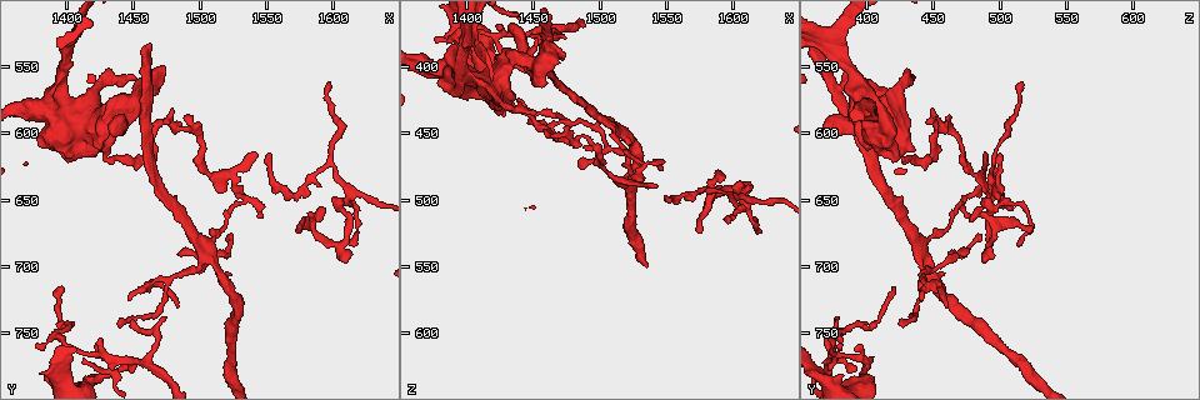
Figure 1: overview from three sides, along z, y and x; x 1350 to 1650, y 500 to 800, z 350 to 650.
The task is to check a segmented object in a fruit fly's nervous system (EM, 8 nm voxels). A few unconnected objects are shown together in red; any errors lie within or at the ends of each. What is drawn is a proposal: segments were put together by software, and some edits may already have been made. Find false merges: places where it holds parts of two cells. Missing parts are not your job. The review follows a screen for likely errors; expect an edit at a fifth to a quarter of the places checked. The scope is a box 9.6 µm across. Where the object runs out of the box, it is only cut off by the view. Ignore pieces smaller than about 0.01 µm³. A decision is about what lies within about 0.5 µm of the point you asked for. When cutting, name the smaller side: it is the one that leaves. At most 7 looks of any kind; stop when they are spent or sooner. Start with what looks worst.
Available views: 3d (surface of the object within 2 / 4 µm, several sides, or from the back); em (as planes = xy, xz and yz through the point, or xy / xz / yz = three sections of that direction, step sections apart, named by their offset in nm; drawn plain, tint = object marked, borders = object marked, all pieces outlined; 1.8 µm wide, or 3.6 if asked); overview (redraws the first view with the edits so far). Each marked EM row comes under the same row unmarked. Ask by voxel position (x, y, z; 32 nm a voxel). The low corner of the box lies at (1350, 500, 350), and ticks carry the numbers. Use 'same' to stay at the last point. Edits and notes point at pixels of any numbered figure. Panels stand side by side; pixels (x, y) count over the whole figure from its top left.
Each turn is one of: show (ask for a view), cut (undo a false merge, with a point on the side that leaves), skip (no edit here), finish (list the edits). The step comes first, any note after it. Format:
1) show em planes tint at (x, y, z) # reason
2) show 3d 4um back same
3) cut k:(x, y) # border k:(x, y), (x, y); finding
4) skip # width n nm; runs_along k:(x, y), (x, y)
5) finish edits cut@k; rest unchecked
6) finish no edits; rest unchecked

show 3d 4um at (1392, 592, 402) # looks like a crossing

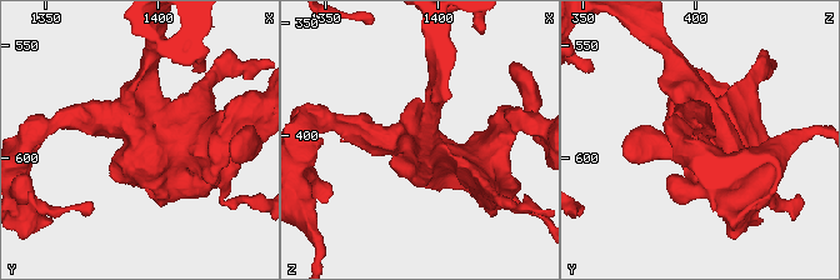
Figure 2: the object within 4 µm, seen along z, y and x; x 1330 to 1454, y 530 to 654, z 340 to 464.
show em planes tint at (1392, 591, 401)

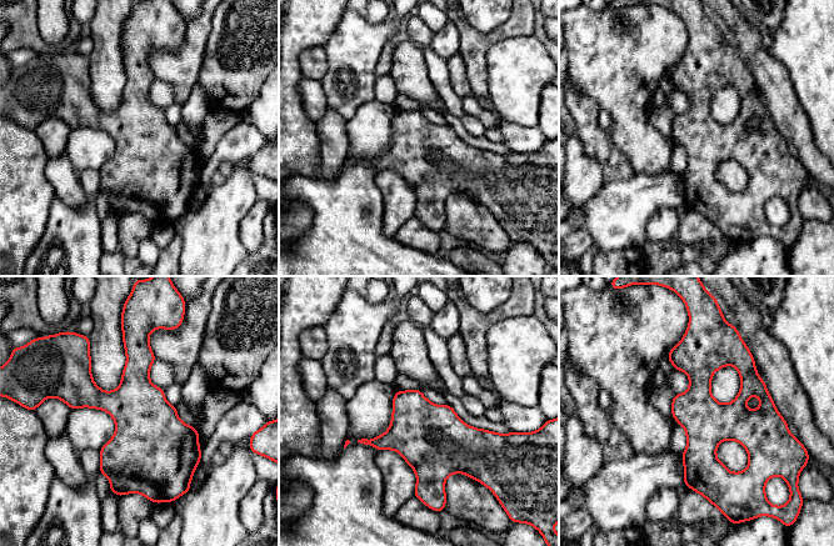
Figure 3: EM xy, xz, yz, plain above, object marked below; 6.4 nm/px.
skip # one cell here

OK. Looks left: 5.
show em planes tint at (1566, 644, 500) # sharp bend

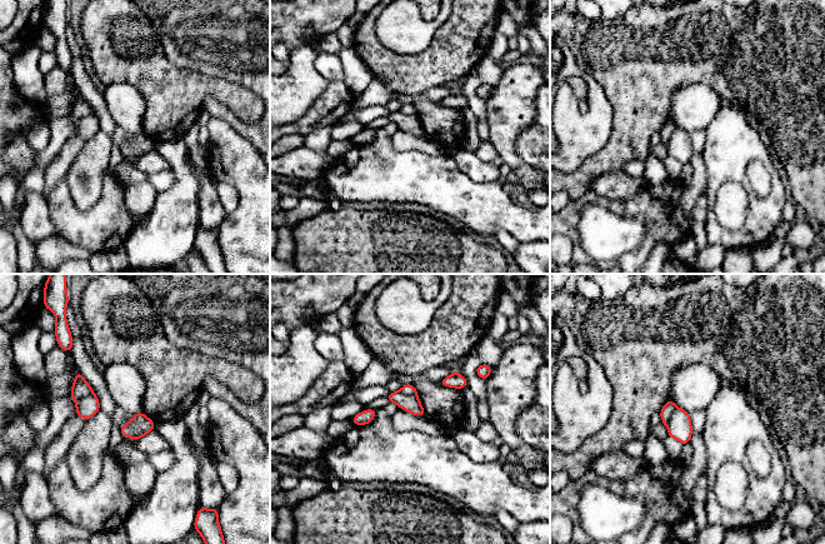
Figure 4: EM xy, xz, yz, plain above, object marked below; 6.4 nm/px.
skip # continuous, no second cell

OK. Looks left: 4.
show em xz step 16 tint at (1432, 618, 426) # thick turns thin

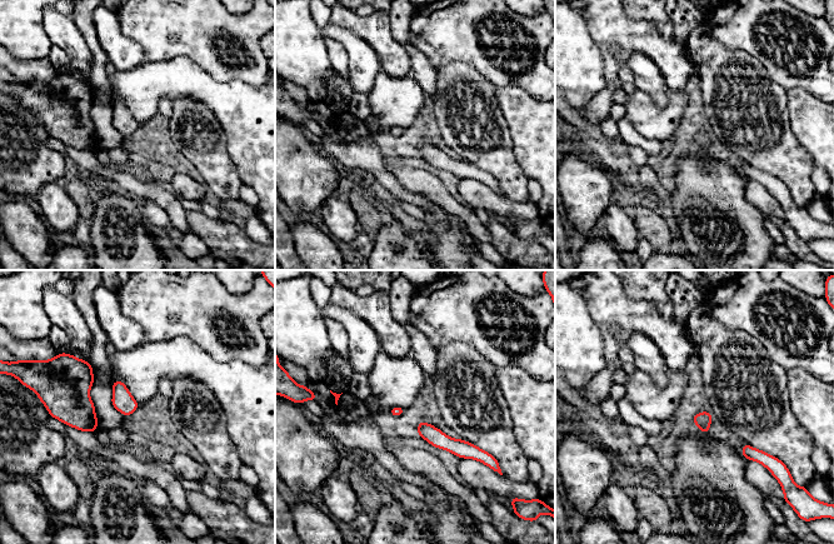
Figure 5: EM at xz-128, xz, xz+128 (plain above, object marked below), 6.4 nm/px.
skip # width 100 nm; all the same cell

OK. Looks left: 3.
finish no edits; rest unchecked

